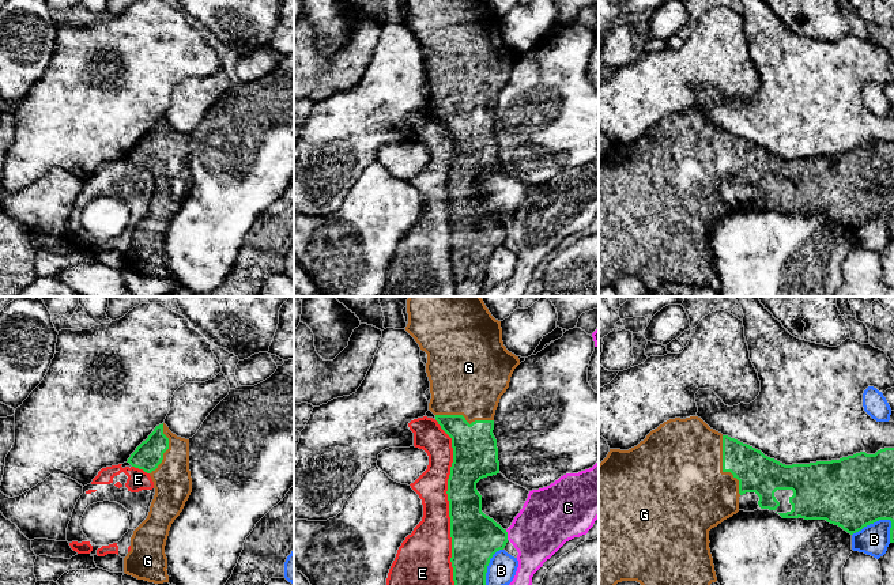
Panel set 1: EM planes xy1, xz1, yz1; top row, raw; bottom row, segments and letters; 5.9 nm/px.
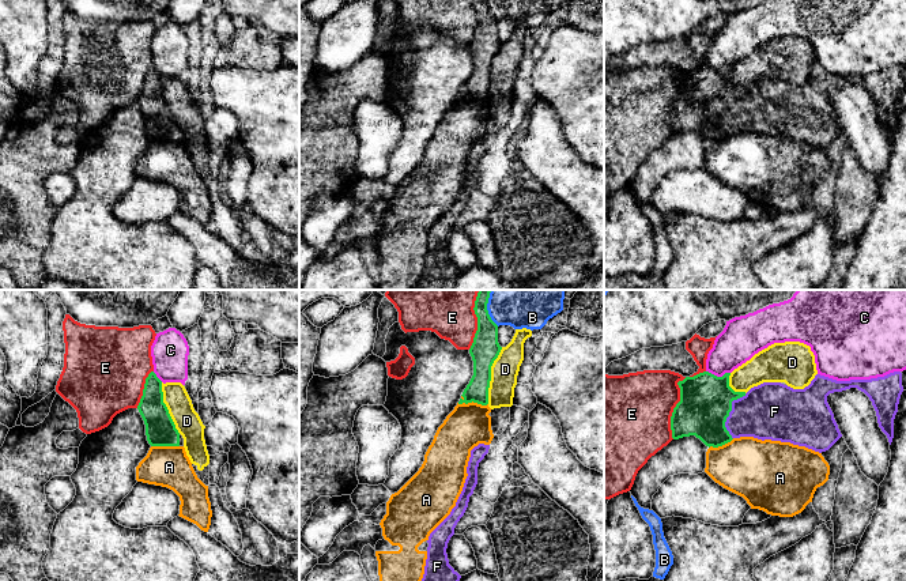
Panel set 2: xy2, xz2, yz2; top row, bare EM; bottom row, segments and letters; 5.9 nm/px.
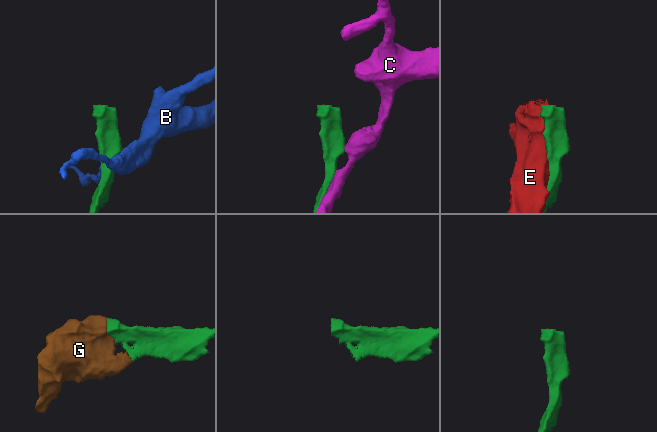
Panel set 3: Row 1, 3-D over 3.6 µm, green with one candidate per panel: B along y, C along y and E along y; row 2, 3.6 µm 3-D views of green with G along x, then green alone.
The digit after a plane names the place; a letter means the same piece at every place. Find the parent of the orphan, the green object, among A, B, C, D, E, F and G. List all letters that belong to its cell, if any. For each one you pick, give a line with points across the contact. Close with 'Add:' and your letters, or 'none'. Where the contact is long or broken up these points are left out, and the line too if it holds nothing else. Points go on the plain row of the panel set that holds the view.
Add: F, G

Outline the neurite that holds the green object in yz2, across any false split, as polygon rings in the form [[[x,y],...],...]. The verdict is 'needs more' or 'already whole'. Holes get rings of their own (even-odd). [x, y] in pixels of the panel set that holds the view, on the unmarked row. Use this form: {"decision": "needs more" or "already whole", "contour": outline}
{"decision": "needs more", "contour": [[[703,67],[677,78],[680,97],[671,112],[673,135],[695,131],[706,142],[718,143],[733,133],[754,132],[822,148],[842,132],[827,91],[857,83],[872,97],[879,122],[890,140],[892,137],[894,114],[903,87],[901,67],[850,76],[816,69],[804,84],[763,78],[747,88],[735,87],[729,71]]]}

